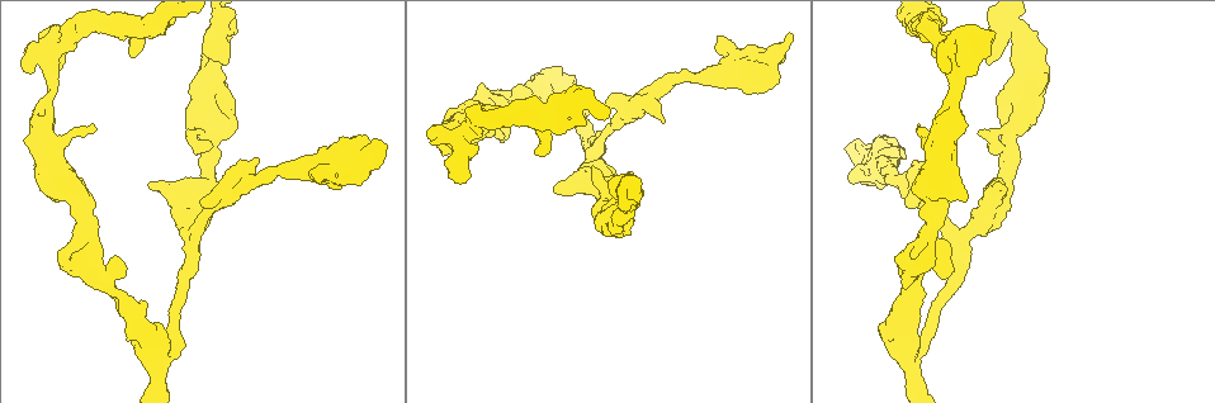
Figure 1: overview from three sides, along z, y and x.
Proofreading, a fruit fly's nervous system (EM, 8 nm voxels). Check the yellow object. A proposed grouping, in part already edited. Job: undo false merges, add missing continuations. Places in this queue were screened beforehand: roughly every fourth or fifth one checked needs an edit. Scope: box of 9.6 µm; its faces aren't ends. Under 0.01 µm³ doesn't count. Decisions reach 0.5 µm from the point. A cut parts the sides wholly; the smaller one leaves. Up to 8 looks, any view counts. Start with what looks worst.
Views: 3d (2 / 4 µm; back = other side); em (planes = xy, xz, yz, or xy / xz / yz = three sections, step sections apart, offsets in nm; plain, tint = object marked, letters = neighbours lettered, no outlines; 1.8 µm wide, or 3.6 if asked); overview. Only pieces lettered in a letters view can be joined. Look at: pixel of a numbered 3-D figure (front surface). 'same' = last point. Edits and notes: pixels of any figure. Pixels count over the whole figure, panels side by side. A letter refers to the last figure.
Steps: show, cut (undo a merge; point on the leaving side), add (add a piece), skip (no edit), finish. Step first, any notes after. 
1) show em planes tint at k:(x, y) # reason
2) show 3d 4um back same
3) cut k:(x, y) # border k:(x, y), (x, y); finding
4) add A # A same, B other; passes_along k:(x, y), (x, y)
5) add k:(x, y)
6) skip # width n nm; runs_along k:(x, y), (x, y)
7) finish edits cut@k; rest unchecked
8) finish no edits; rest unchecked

show 3d 4um back at 1:(455, 126)

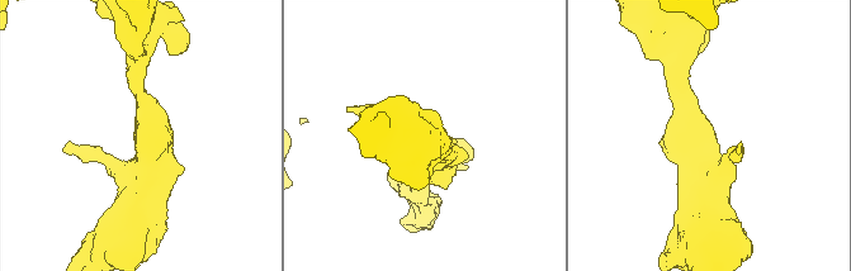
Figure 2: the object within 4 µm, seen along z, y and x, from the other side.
show em 3.6um planes letters at 2:(707, 149) # need the tissue

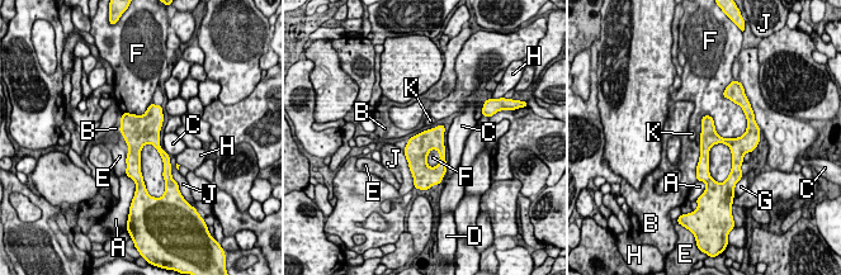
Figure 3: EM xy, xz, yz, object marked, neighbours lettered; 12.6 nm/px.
skip # A other, B other, C other, D other, E other, F other, G other, H other, J other, K other; runs_along 3:(746, 138), (712, 141), (699, 174); continuous, no second neuron

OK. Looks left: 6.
show em planes letters at 1:(1016, 25) # sudden change in width

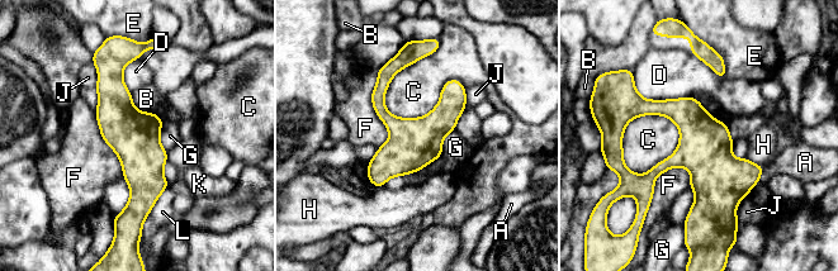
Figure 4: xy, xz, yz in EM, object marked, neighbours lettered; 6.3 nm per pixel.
skip # A other, B other, C other, D other, E other, F other, G other, H other, J other, K other, L other; all the same neuron

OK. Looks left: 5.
show 3d 4um at 1:(930, 232) # arms run side by side

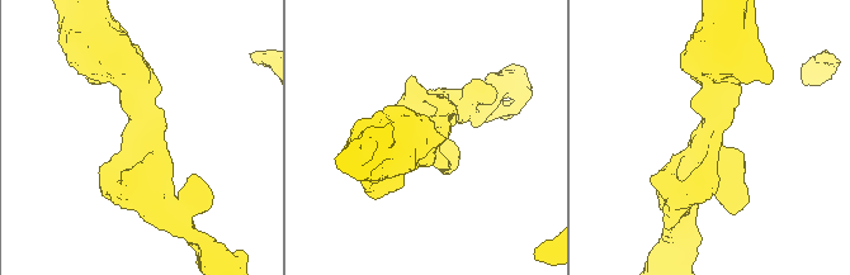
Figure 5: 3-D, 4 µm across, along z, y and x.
show em planes tint at 5:(148, 140)

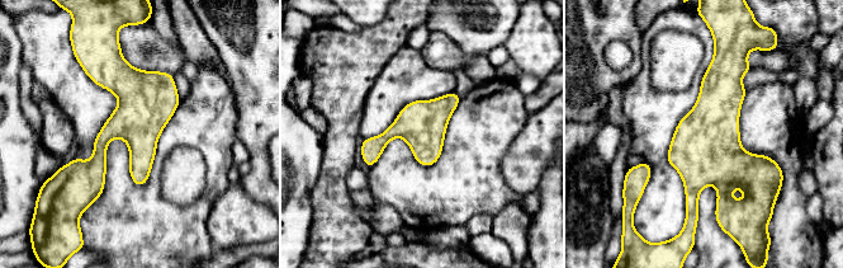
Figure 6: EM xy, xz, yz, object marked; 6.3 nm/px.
show em planes letters same # what lies round it

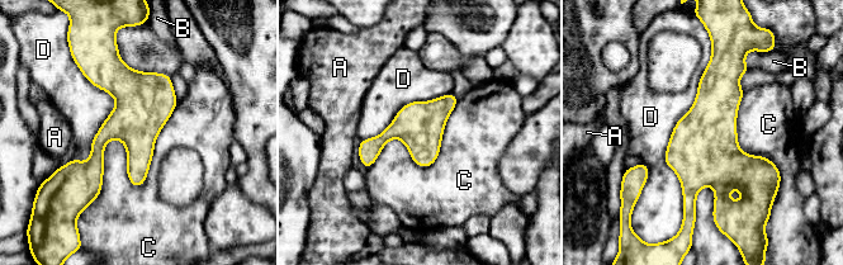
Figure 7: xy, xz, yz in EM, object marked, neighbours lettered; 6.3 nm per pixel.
skip # A other, B other, C other, D other; continuous, no second neuron

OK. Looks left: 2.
finish no edits; rest unchecked

